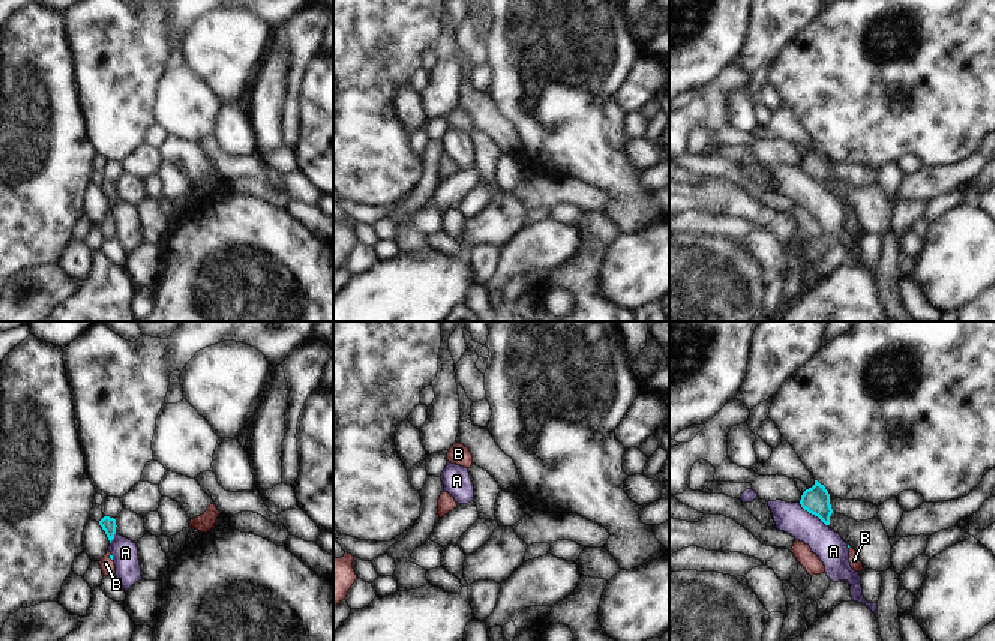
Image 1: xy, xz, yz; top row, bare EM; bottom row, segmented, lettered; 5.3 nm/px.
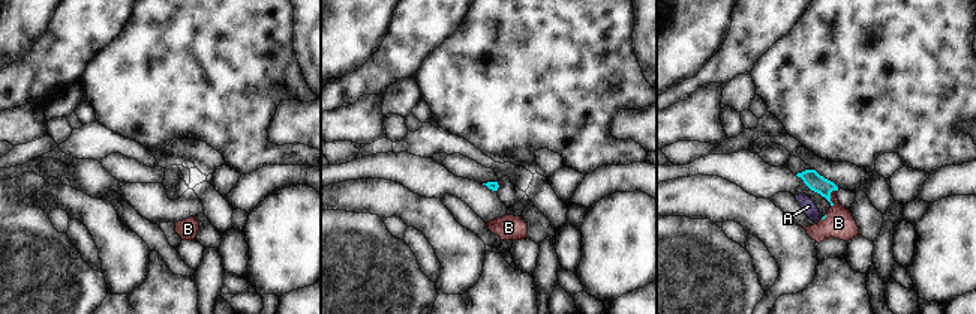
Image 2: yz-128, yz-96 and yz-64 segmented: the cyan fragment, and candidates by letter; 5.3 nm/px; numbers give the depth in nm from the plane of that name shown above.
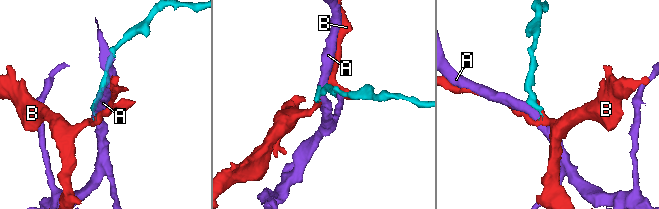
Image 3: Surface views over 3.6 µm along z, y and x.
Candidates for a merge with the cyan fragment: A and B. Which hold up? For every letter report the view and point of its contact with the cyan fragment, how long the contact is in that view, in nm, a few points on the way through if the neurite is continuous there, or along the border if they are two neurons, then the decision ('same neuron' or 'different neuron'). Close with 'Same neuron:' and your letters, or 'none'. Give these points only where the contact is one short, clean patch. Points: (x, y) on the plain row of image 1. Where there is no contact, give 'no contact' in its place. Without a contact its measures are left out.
A: yz (814, 177) | 200 nm | along yz (799, 167), (827, 189) | different neuron
B: xy (110, 221) | 40 nm | across xy (110, 219), (110, 221), (107, 228) | same neuron
Same neuron: B

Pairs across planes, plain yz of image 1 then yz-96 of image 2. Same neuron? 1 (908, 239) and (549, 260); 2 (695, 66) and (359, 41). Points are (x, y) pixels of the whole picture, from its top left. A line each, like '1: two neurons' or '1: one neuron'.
1: two neurons
2: one neuron

